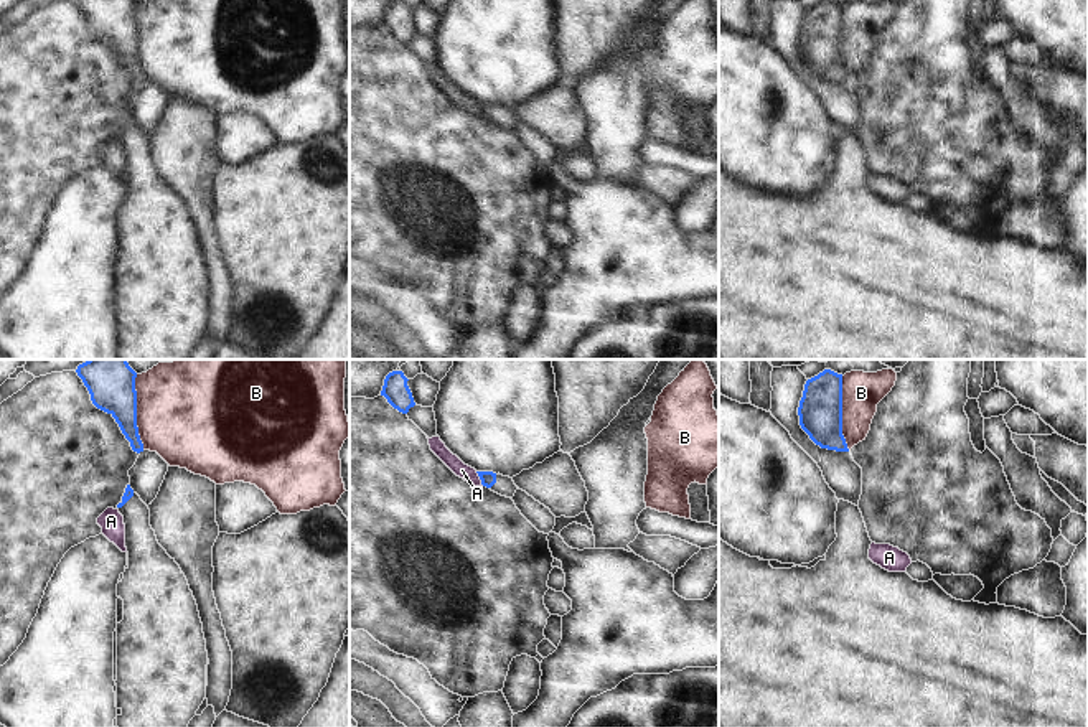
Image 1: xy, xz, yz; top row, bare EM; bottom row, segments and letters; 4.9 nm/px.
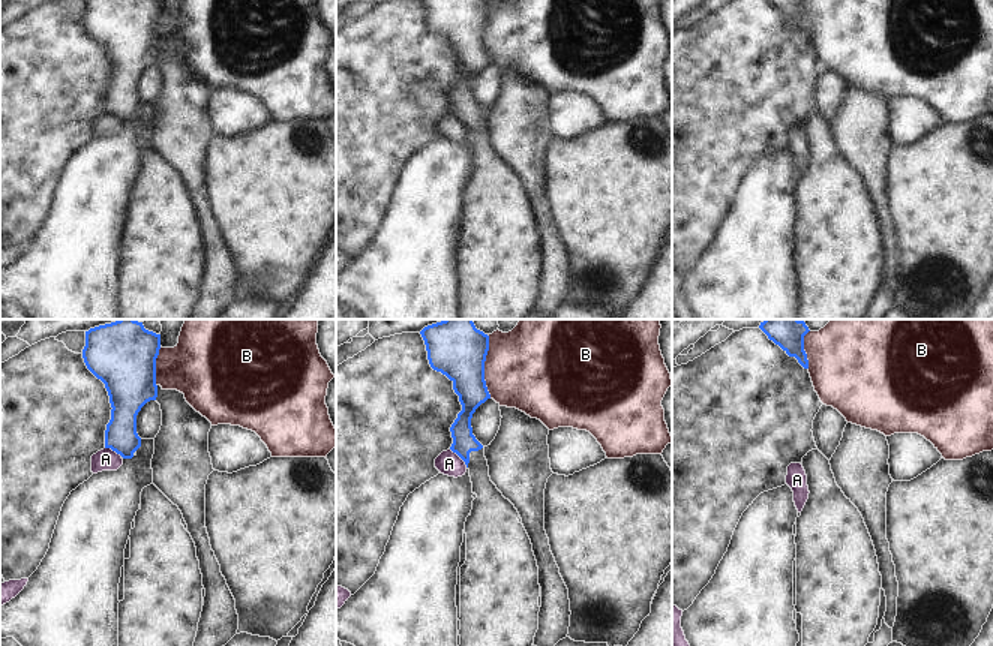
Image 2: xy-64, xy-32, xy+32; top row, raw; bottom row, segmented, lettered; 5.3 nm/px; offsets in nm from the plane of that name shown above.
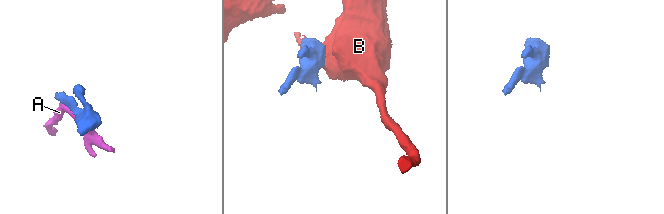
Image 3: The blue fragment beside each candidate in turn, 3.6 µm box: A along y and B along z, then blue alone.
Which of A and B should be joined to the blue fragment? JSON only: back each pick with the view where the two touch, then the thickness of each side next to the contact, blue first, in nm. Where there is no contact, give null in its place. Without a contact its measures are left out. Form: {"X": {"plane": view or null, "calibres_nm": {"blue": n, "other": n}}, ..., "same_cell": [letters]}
{"same_cell": []}

